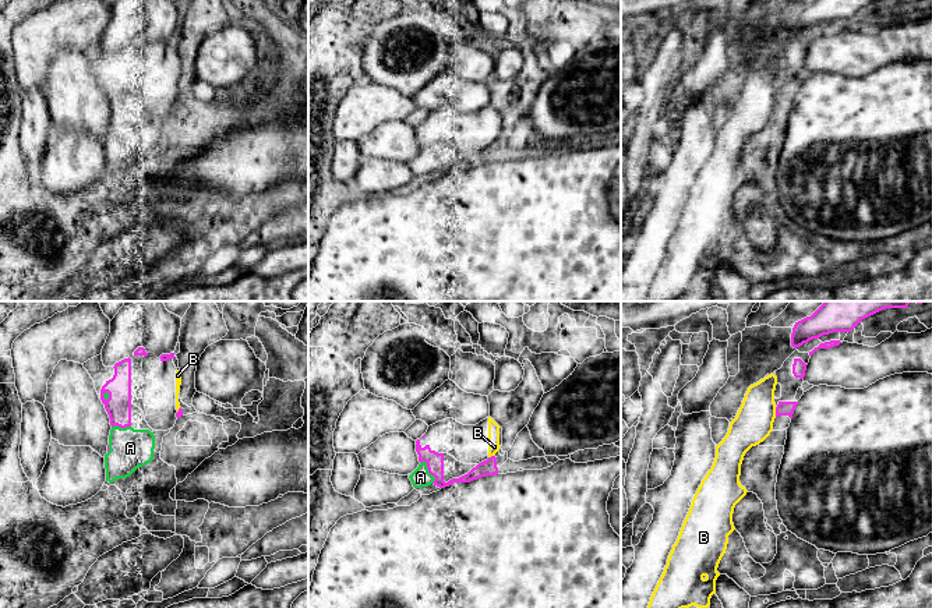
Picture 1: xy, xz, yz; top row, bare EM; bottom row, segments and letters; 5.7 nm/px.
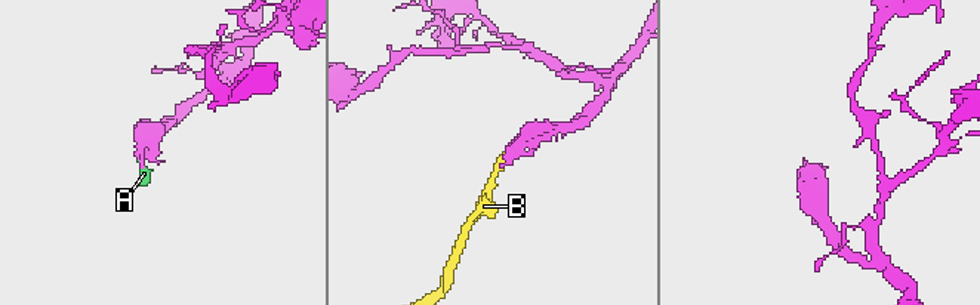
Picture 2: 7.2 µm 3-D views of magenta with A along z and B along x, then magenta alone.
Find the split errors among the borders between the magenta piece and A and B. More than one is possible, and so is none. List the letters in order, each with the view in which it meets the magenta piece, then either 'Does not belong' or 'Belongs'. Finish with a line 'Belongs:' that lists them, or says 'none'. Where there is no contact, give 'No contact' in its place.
A: Touches magenta in xz. Does not belong
B: Touches magenta in yz. Belongs
Belongs: B

